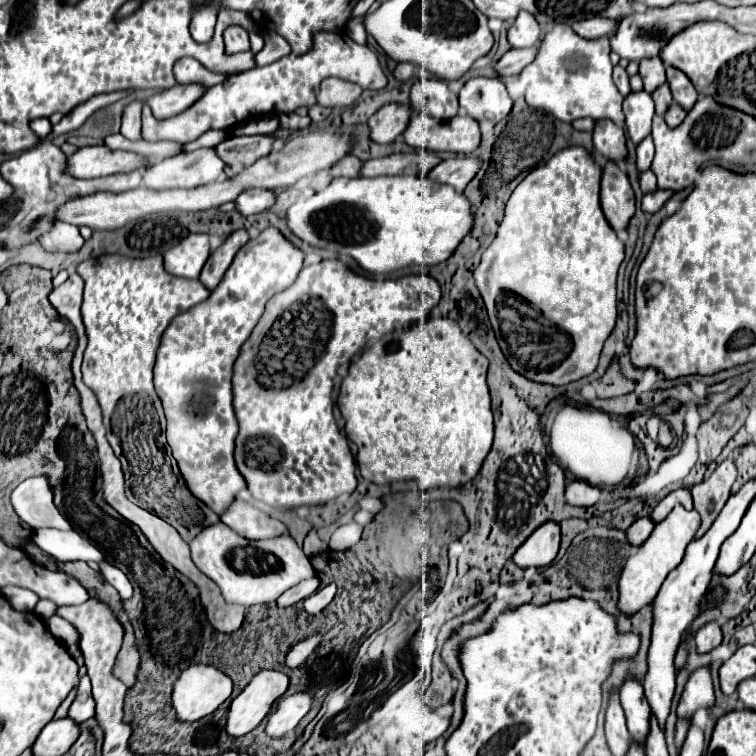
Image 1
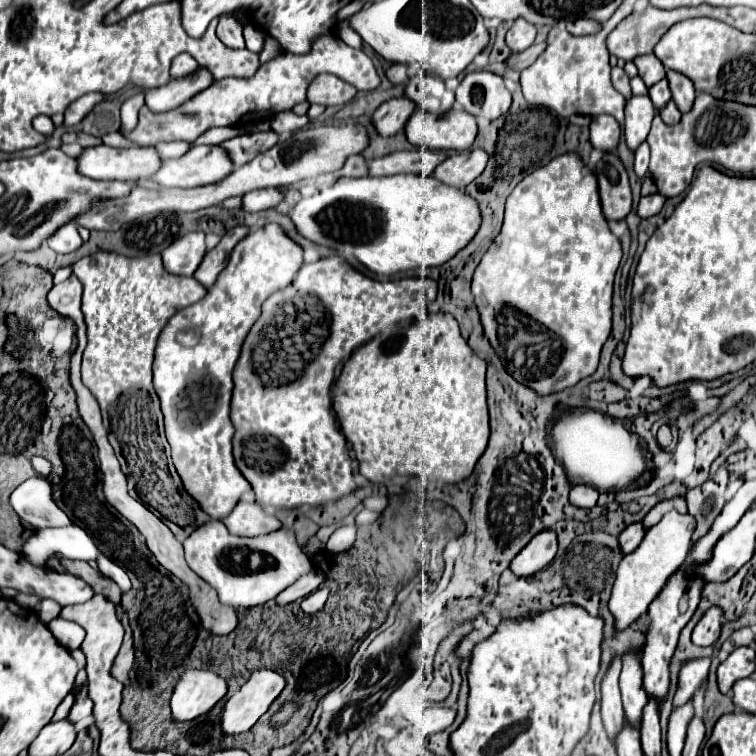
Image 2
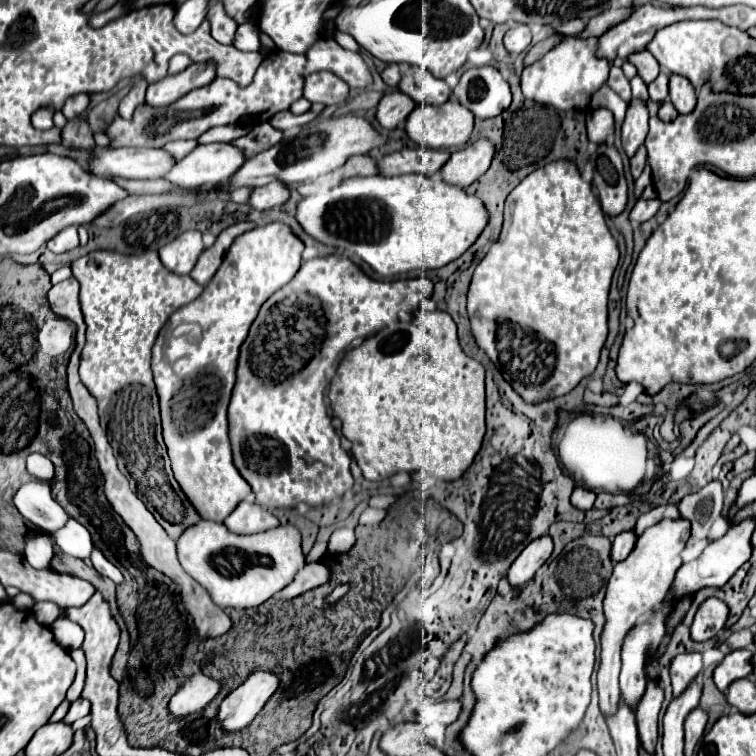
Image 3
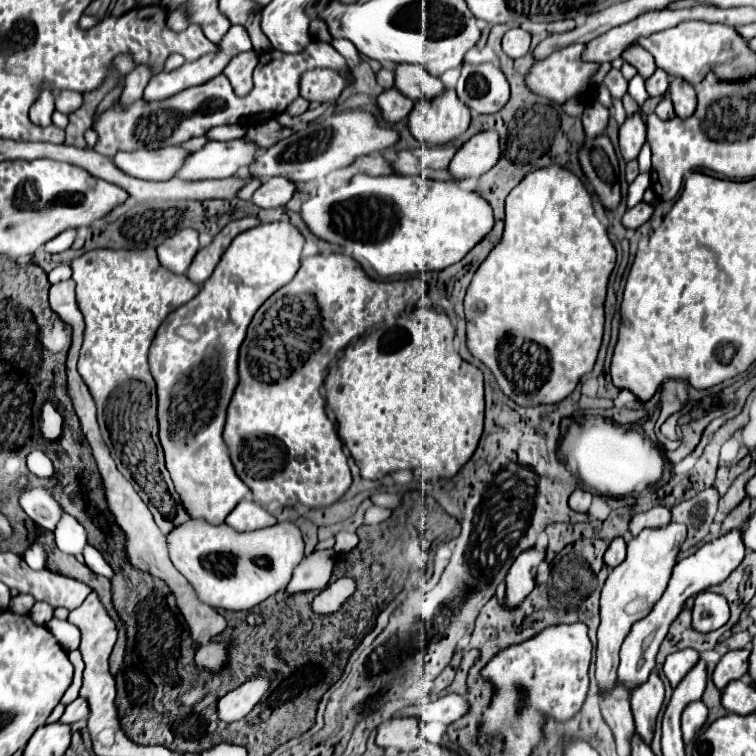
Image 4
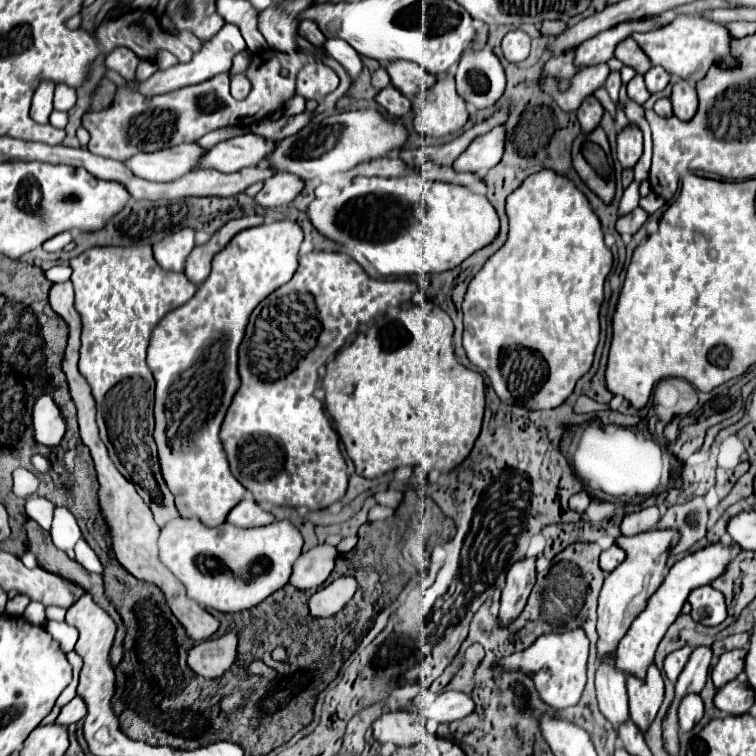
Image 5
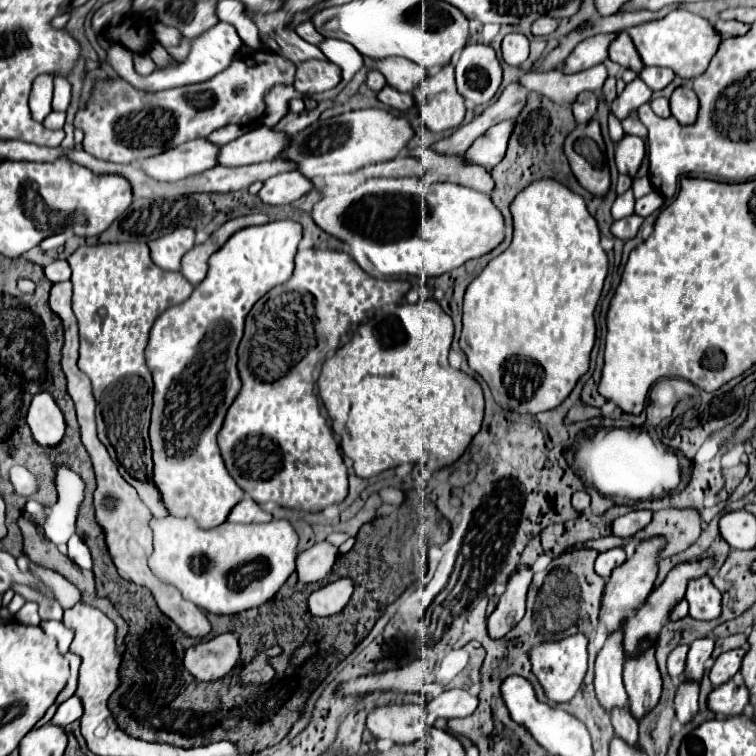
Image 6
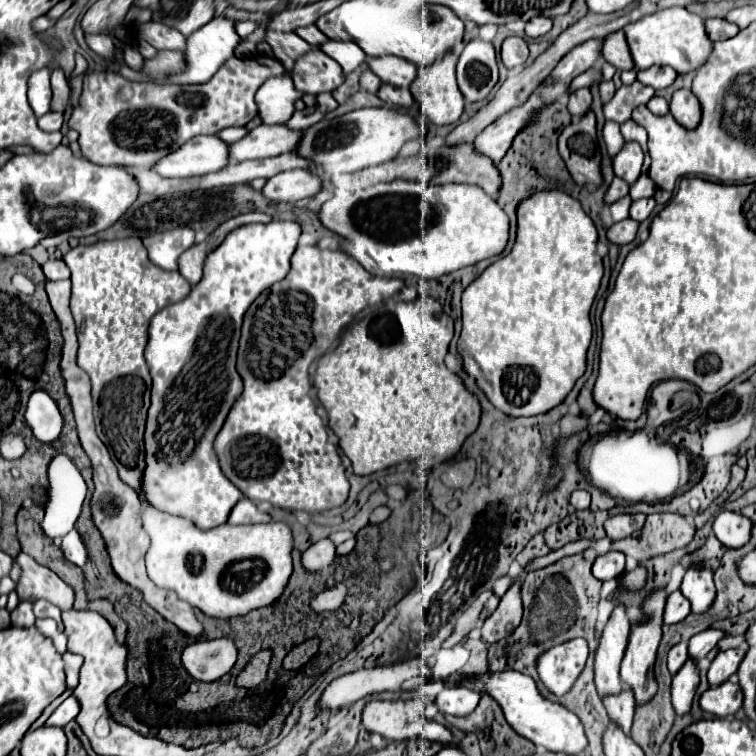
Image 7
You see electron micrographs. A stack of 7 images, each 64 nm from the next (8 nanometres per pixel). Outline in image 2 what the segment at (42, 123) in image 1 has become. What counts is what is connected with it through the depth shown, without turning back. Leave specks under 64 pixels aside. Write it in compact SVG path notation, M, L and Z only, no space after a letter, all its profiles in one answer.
M40 115L32 121L33 128L44 136L50 136L55 130L51 117Z

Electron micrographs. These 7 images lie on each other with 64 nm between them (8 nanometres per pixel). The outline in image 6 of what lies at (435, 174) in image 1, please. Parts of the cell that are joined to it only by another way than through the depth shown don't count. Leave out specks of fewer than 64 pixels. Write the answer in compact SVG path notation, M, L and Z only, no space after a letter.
M512 120L500 122L496 126L492 126L484 136L480 136L464 154L466 162L482 166L482 168L494 168L506 152L506 144L508 144L508 136L512 134Z

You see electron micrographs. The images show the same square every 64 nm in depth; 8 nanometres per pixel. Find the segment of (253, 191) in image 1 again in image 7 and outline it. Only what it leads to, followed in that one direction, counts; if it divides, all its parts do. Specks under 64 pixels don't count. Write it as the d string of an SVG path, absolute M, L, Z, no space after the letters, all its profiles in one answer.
M288 170L268 178L262 194L272 202L298 202L320 190L320 178L308 170Z

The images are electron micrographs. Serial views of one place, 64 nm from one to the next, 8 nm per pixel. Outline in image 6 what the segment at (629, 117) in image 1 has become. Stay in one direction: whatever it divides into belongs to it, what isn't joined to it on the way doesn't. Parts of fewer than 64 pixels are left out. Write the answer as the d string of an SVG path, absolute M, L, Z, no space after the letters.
M626 134L616 144L616 166L618 166L620 174L634 176L640 168L642 158L644 158L644 142L640 136Z

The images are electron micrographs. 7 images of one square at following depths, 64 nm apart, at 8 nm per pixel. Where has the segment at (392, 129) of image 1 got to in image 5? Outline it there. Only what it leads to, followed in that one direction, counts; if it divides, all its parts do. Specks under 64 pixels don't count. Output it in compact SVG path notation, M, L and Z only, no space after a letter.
M388 86L388 88L380 90L378 96L376 96L376 102L378 102L382 108L386 108L386 112L388 112L390 116L396 116L396 118L400 118L400 116L404 116L406 112L412 110L410 98L406 98L406 96L404 96L402 92L398 92L394 86Z

